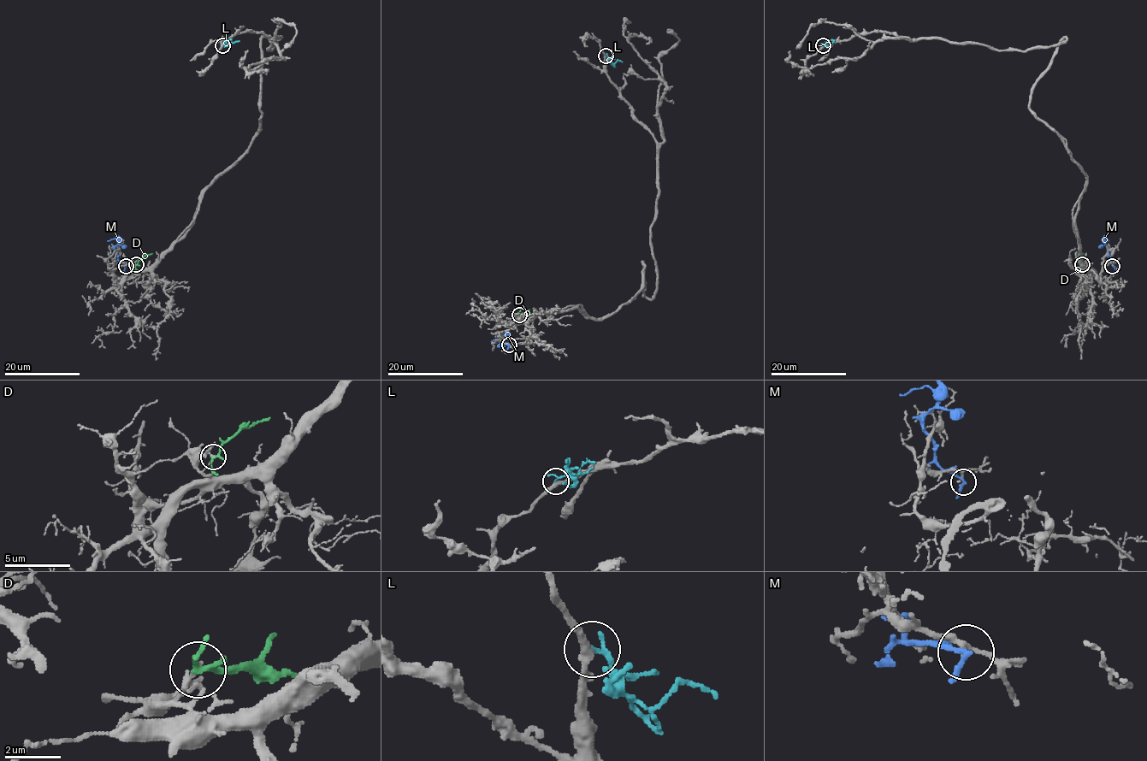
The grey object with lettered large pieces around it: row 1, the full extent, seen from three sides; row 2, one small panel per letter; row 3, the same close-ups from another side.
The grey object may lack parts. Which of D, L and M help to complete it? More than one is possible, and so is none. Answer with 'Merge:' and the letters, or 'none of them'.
Merge: none of them

